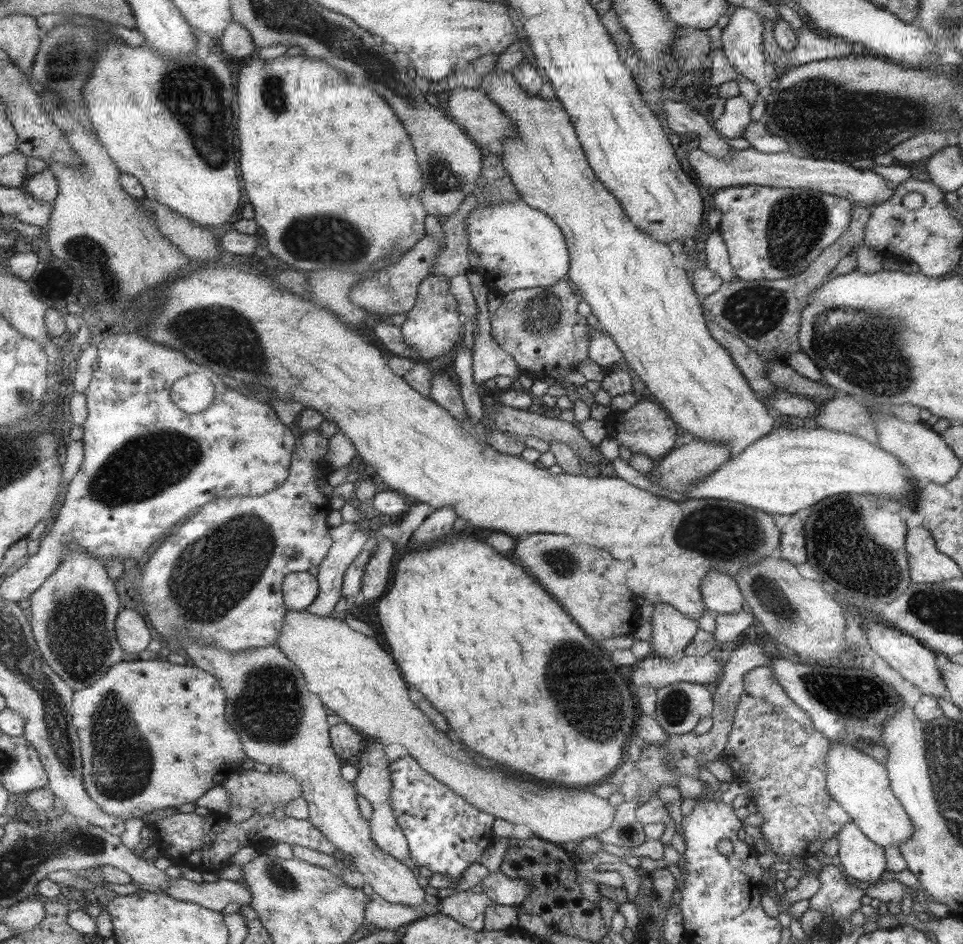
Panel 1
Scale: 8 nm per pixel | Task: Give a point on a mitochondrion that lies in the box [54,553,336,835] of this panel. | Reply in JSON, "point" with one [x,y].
{"point":[122,763]}

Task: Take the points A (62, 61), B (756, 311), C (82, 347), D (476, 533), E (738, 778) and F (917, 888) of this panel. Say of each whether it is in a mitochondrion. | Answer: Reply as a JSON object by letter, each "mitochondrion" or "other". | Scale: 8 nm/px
{"A":"mitochondrion","B":"mitochondrion","C":"other","D":"other","E":"other","F":"other"}

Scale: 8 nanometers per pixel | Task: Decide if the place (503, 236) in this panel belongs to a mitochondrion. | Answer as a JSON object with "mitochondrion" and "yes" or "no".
{"mitochondrion":"no"}

